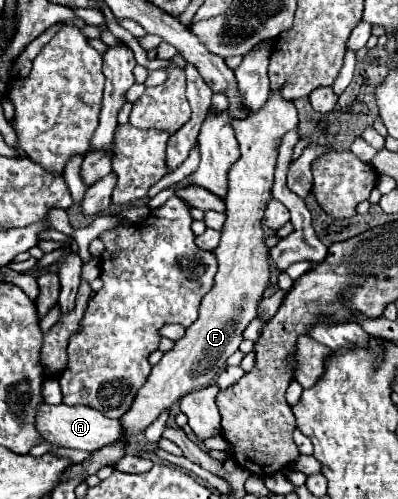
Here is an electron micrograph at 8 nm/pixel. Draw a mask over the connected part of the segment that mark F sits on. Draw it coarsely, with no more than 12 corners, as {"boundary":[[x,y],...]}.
{"boundary":[[292,101],[231,125],[214,287],[120,417],[128,443],[216,381],[270,287],[264,209]]}

